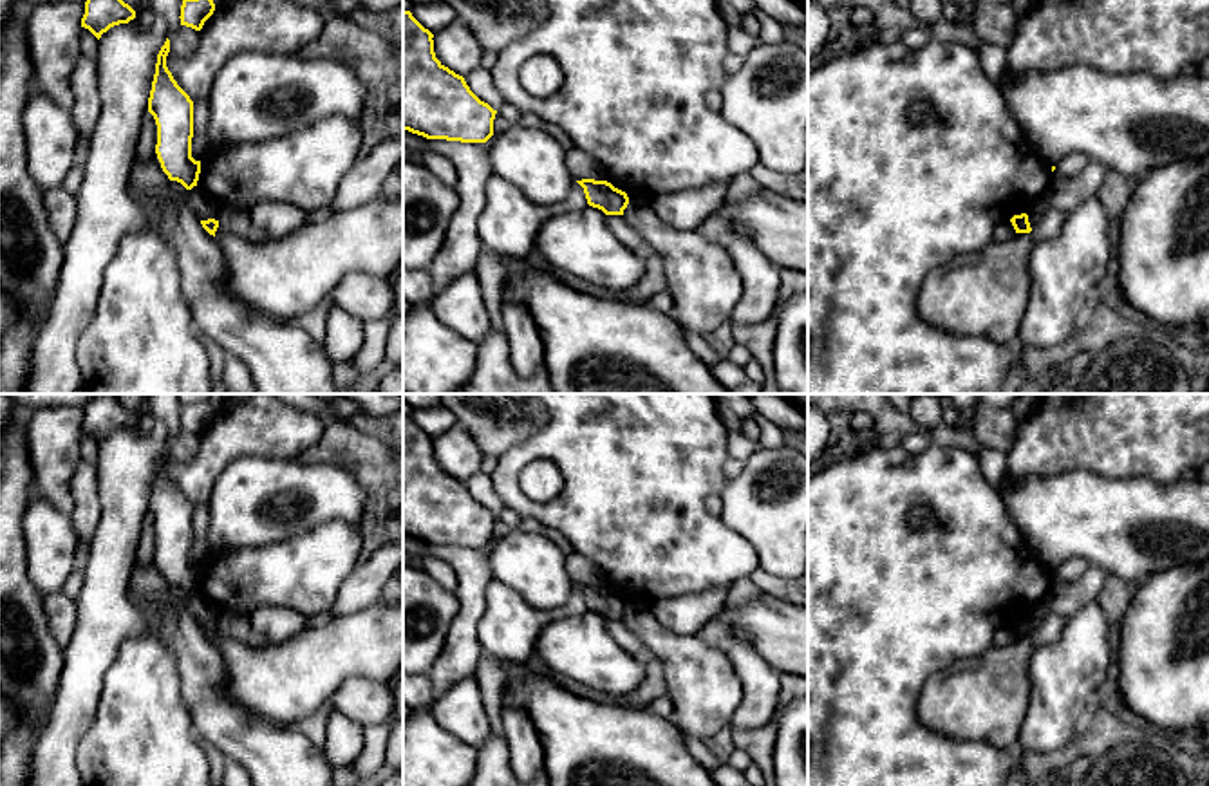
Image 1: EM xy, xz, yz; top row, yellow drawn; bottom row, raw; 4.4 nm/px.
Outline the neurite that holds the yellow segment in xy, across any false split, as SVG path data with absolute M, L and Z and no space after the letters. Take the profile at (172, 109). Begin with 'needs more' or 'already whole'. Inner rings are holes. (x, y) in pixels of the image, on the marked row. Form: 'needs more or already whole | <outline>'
already whole | M170 40L157 54L155 74L148 98L148 112L157 125L155 154L170 181L181 182L186 190L197 186L201 161L192 157L193 101L177 85L166 67Z

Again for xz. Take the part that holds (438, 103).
already whole | M403 11L403 130L426 139L486 143L497 110L436 58L432 38Z

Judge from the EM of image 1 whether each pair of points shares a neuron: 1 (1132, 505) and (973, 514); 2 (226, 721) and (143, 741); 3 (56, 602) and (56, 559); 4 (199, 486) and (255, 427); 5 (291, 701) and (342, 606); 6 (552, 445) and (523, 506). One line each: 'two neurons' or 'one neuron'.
1: two neurons
2: two neurons
3: two neurons
4: one neuron
5: two neurons
6: one neuron

